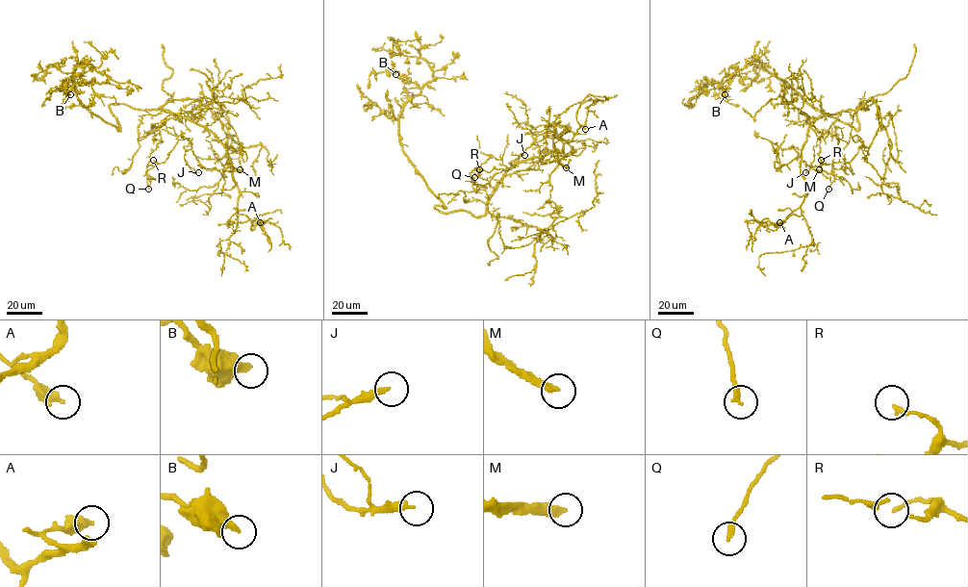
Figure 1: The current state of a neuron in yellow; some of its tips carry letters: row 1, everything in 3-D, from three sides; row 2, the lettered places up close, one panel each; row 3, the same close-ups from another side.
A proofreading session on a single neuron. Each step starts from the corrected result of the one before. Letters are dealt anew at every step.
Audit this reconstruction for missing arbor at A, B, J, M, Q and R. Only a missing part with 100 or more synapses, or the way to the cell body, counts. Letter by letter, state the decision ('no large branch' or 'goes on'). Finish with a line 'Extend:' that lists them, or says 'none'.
A: no large branch
B: no large branch
J: no large branch
M: goes on
Q: no large branch
R: no large branch
Extend: M

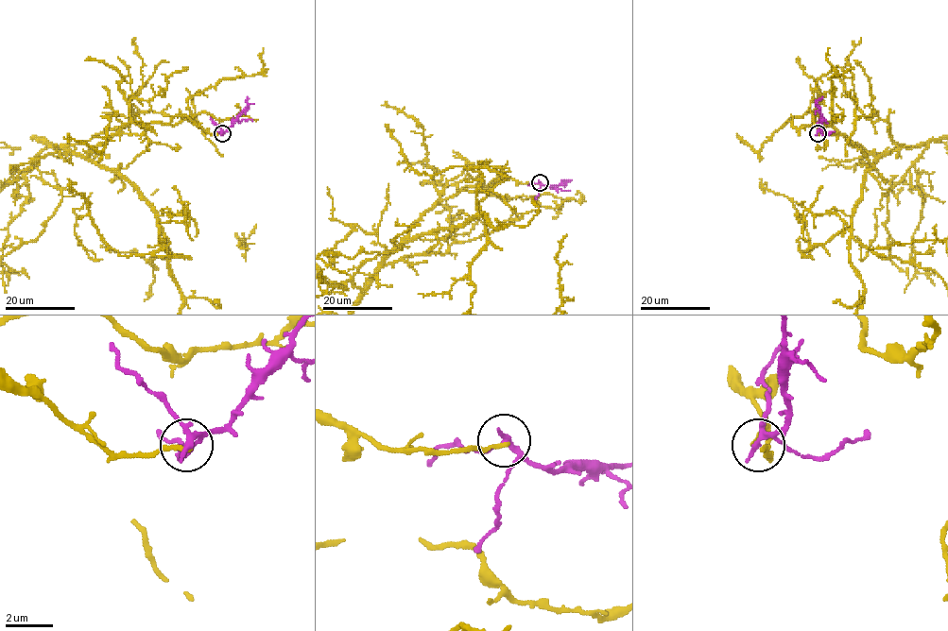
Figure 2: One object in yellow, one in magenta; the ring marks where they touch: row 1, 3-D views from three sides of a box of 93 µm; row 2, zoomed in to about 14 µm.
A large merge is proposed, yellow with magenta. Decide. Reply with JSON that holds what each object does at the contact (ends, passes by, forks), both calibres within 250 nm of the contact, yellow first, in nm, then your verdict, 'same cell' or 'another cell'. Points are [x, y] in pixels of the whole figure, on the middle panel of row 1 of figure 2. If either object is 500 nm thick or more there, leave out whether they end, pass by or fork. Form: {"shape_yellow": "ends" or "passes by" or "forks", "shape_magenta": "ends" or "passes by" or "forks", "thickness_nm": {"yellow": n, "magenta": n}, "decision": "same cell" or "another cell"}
{"shape_yellow": "ends", "shape_magenta": "passes by", "thickness_nm": {"yellow": 170, "magenta": 220}, "decision": "another cell"}

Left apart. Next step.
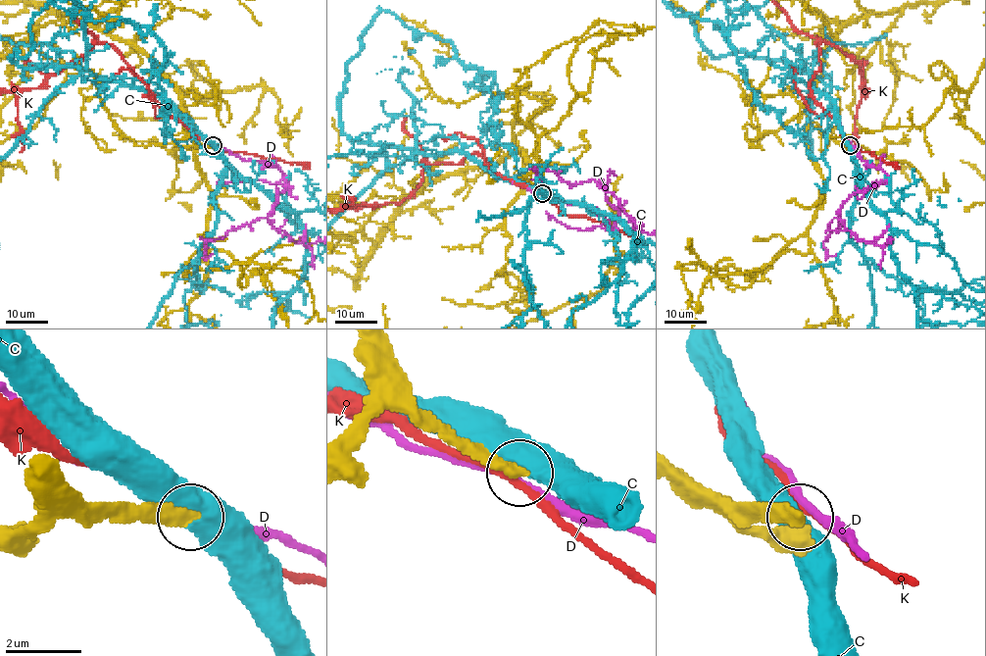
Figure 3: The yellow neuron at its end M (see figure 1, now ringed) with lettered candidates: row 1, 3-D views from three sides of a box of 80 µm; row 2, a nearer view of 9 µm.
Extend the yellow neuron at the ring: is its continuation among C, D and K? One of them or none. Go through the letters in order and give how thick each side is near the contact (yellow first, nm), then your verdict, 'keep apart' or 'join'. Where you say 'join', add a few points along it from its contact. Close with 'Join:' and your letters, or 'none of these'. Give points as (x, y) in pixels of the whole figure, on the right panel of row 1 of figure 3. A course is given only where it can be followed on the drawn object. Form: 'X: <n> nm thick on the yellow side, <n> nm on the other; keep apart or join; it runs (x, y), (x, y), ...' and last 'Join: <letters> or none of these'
C: 440 nm thick on the yellow side, 550 nm on the other; keep apart
D: 340 nm thick on the yellow side, 160 nm on the other; keep apart
K: 400 nm thick on the yellow side, 160 nm on the other; keep apart
Join: none of these

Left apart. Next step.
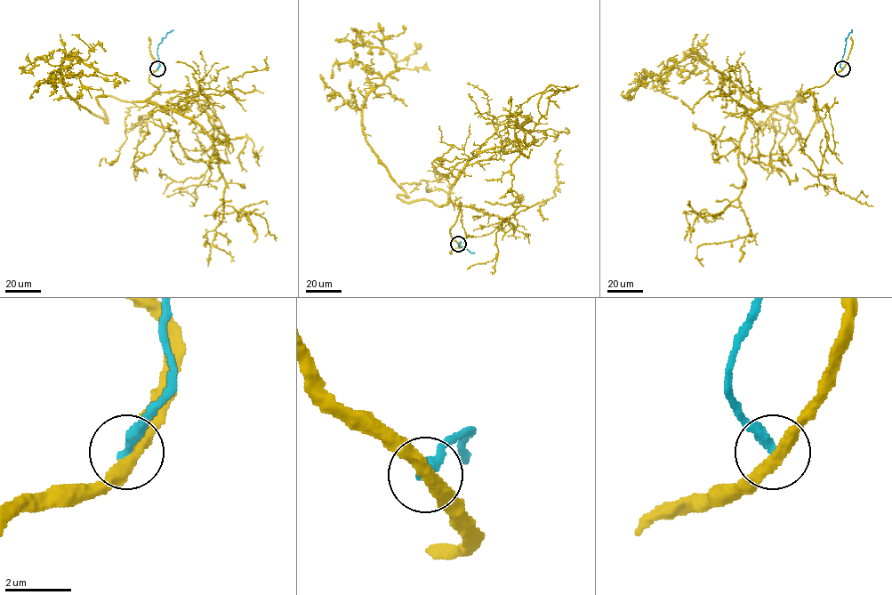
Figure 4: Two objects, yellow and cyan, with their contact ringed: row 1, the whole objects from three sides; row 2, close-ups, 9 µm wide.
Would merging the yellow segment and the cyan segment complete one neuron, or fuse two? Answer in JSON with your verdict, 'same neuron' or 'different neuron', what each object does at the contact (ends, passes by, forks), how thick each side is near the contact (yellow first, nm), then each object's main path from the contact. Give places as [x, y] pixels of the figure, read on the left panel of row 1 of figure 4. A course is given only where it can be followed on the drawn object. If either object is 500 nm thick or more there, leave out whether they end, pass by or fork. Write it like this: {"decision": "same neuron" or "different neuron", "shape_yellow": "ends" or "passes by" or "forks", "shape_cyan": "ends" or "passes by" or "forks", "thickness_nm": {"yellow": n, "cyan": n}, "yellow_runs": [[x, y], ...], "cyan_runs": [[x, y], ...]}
{"decision": "different neuron", "shape_yellow": "passes by", "shape_cyan": "ends", "thickness_nm": {"yellow": 380, "cyan": 340}, "yellow_runs": [[156, 68], [144, 101], [99, 96], [106, 123], [65, 89], [73, 55], [94, 74], [53, 100]], "cyan_runs": [[156, 68], [157, 45], [173, 29]]}

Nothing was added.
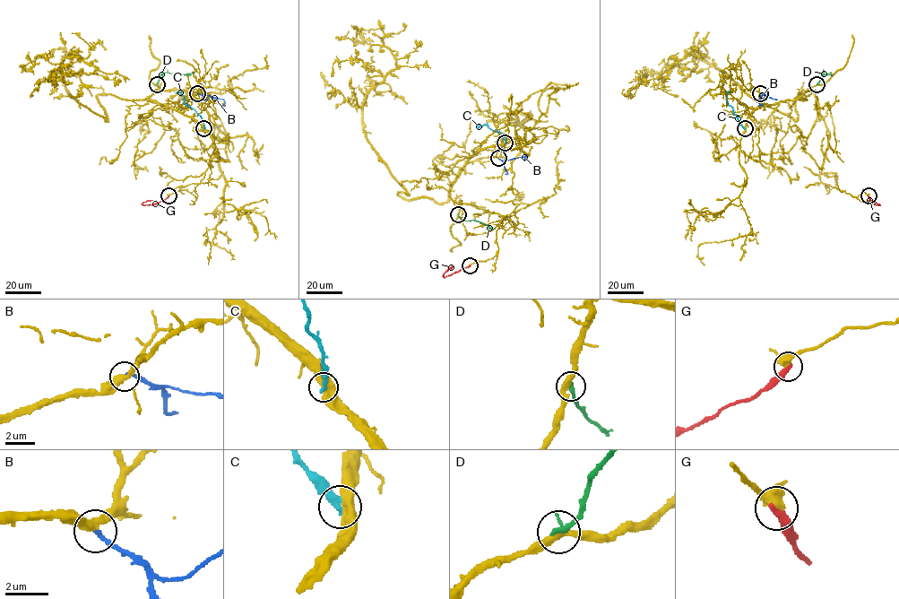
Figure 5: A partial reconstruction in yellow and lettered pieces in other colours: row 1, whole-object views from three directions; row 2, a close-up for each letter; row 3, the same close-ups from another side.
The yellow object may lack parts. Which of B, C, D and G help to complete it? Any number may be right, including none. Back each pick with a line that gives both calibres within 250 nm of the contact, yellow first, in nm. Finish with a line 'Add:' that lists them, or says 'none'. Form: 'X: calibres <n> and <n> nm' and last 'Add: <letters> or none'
B: calibres 360 and 200 nm
Add: B

